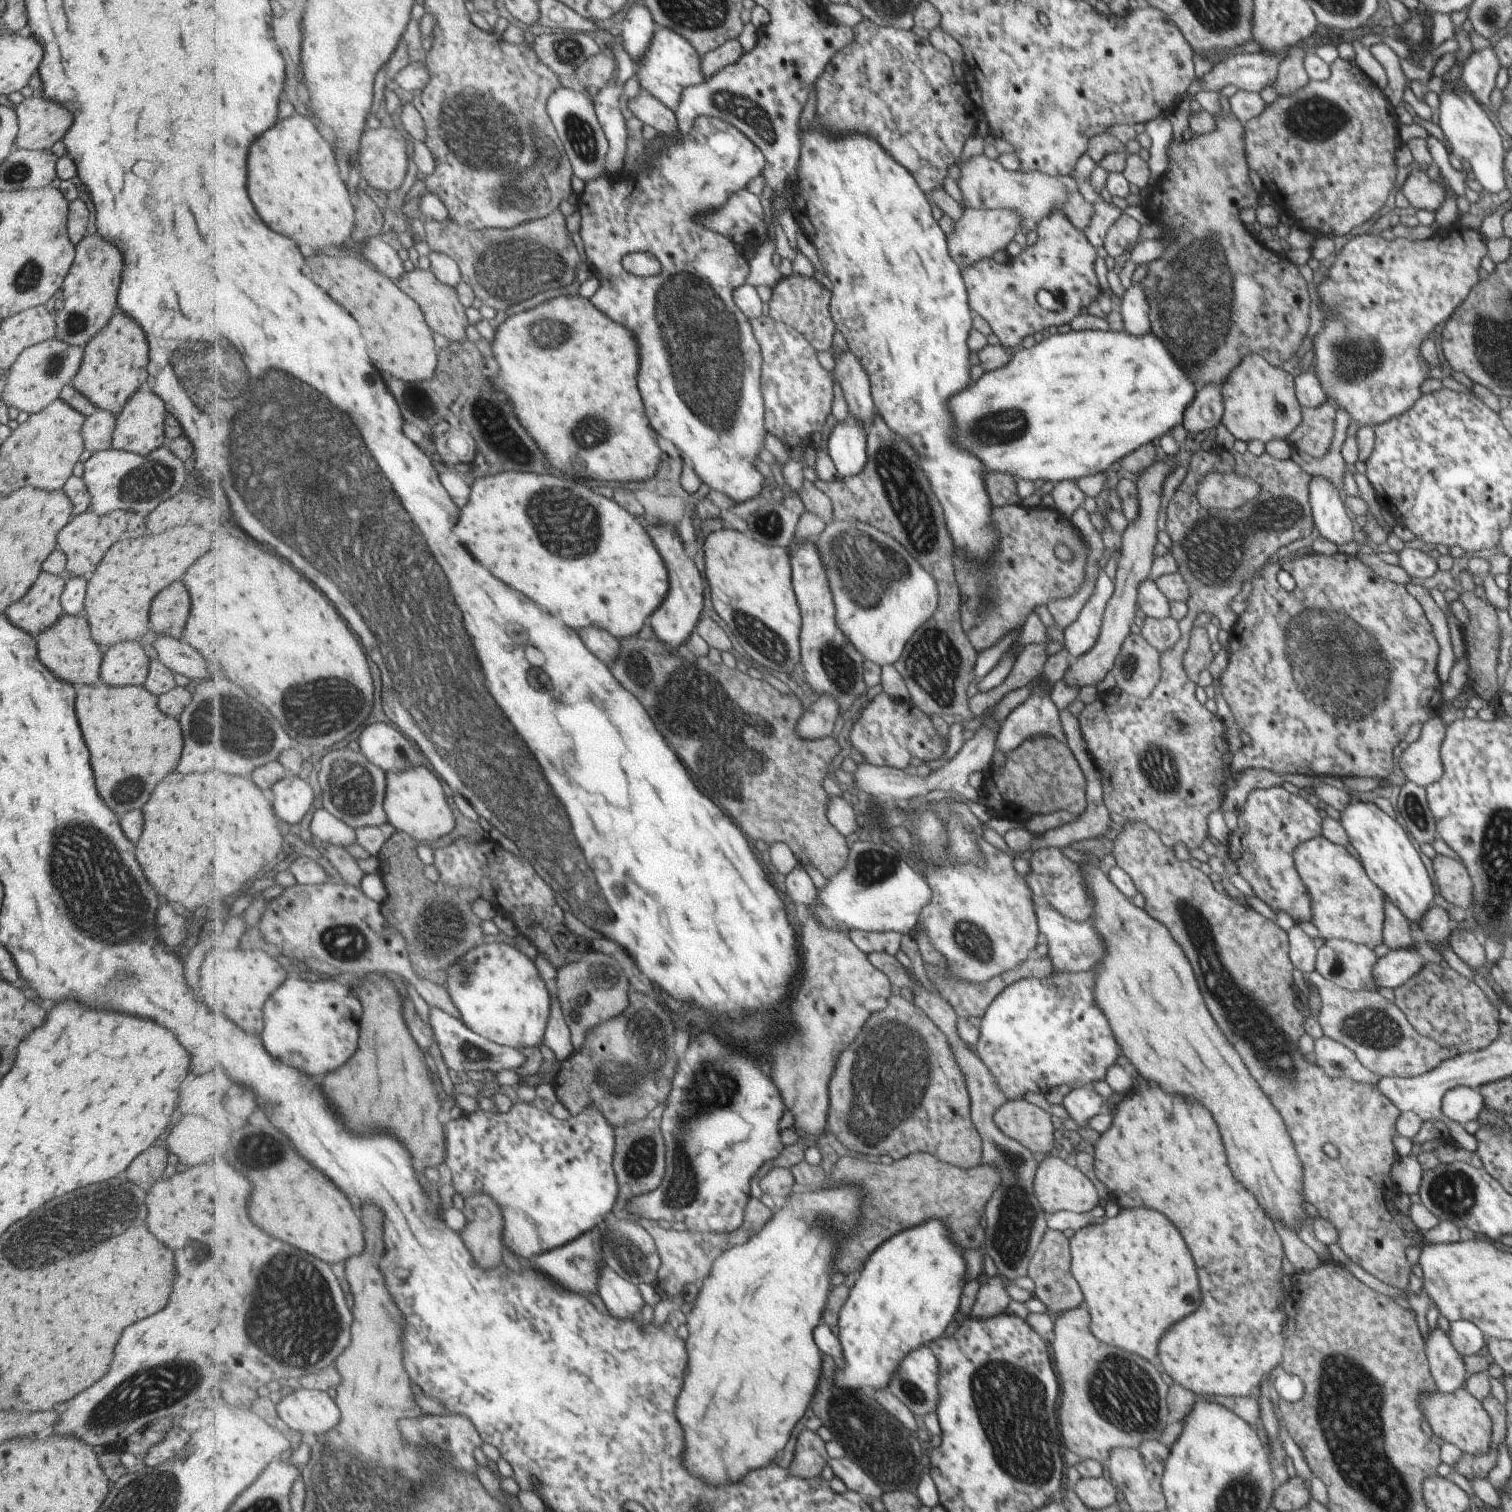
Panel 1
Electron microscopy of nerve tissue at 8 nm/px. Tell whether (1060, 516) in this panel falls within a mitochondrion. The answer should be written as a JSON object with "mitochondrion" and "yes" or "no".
{"mitochondrion":"no"}

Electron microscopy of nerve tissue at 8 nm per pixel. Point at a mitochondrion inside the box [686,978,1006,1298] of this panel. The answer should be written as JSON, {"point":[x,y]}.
{"point":[907,1063]}

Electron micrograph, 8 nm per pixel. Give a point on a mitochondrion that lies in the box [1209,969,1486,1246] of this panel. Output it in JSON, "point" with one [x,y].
{"point":[1372,1027]}

